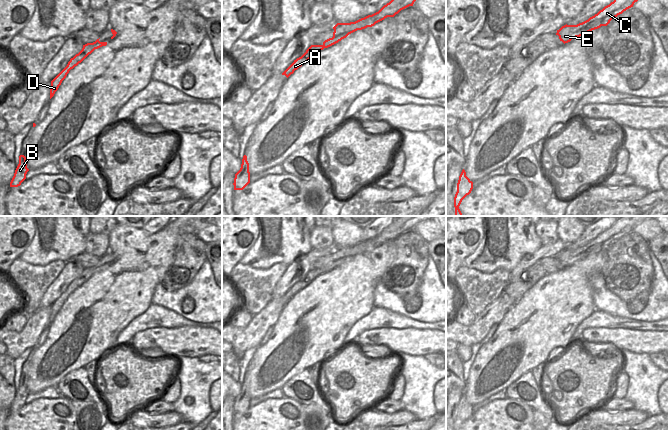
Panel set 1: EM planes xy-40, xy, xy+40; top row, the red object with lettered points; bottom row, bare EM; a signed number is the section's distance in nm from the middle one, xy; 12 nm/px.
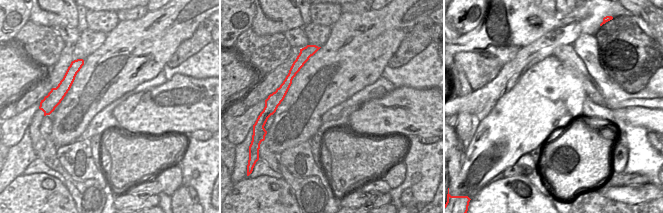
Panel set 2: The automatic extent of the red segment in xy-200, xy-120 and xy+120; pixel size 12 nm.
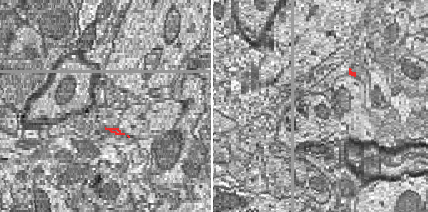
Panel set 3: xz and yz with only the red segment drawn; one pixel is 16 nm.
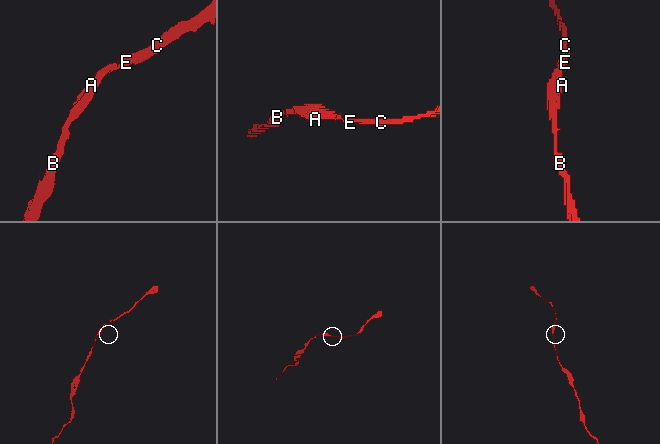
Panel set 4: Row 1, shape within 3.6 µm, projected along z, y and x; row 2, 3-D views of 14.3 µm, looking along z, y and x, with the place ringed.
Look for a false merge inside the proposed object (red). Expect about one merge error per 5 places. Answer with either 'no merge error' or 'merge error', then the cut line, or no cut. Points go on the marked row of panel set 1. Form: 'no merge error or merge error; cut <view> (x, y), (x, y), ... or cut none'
no merge error; cut none

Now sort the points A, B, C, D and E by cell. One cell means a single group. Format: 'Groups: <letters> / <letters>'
Groups: A B C D E.

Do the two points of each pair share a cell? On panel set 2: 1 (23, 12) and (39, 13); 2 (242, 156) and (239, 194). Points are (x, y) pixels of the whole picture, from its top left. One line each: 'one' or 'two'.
1: two
2: two

